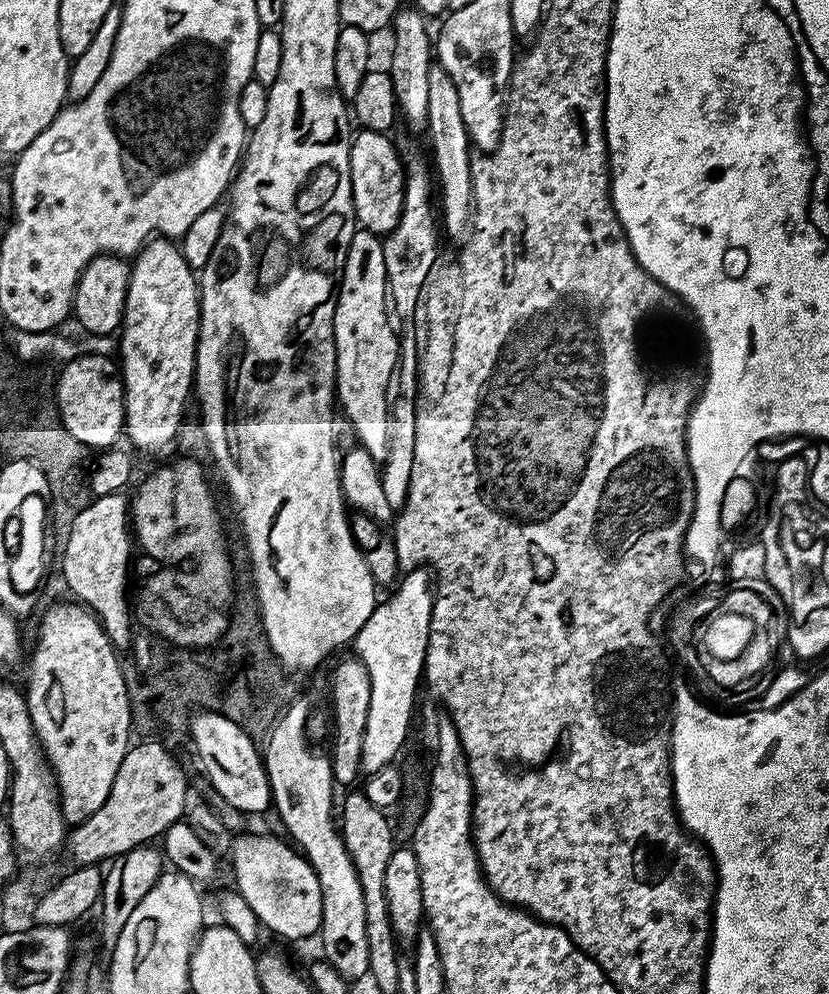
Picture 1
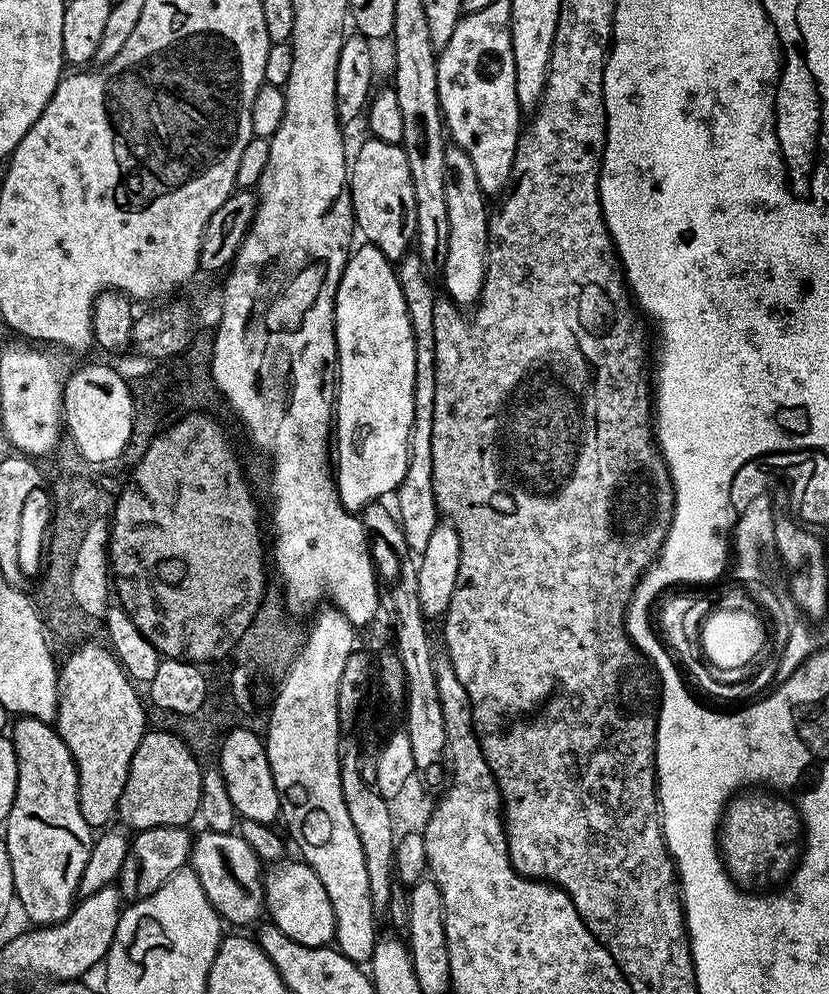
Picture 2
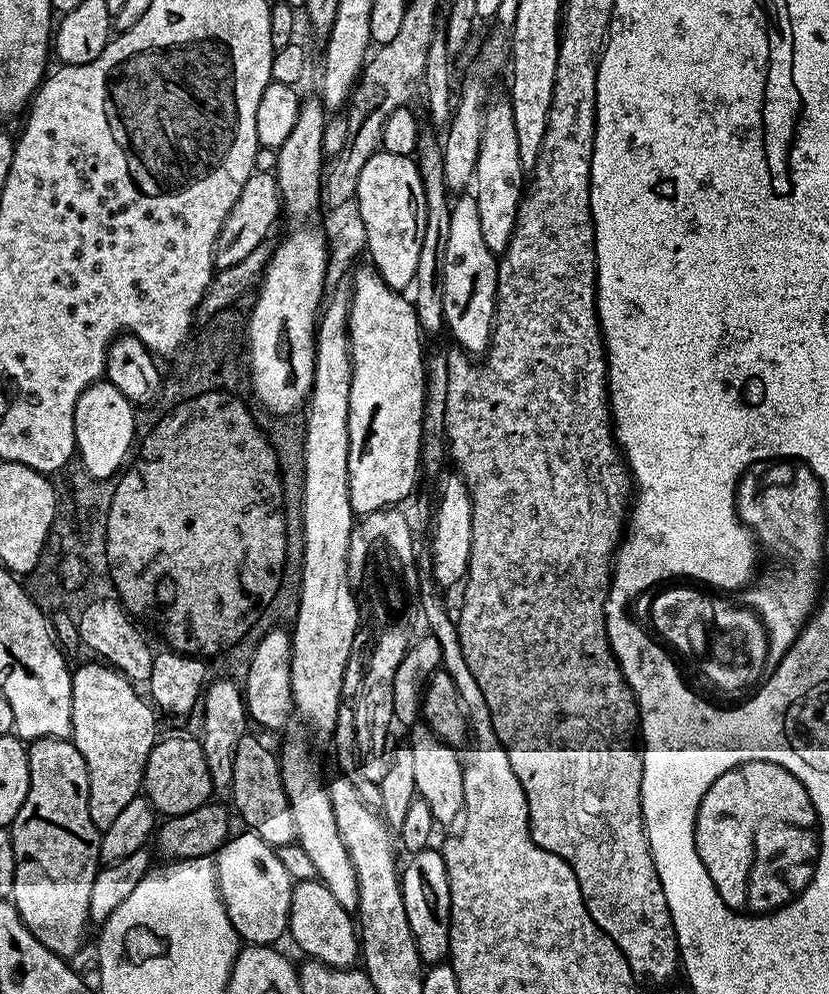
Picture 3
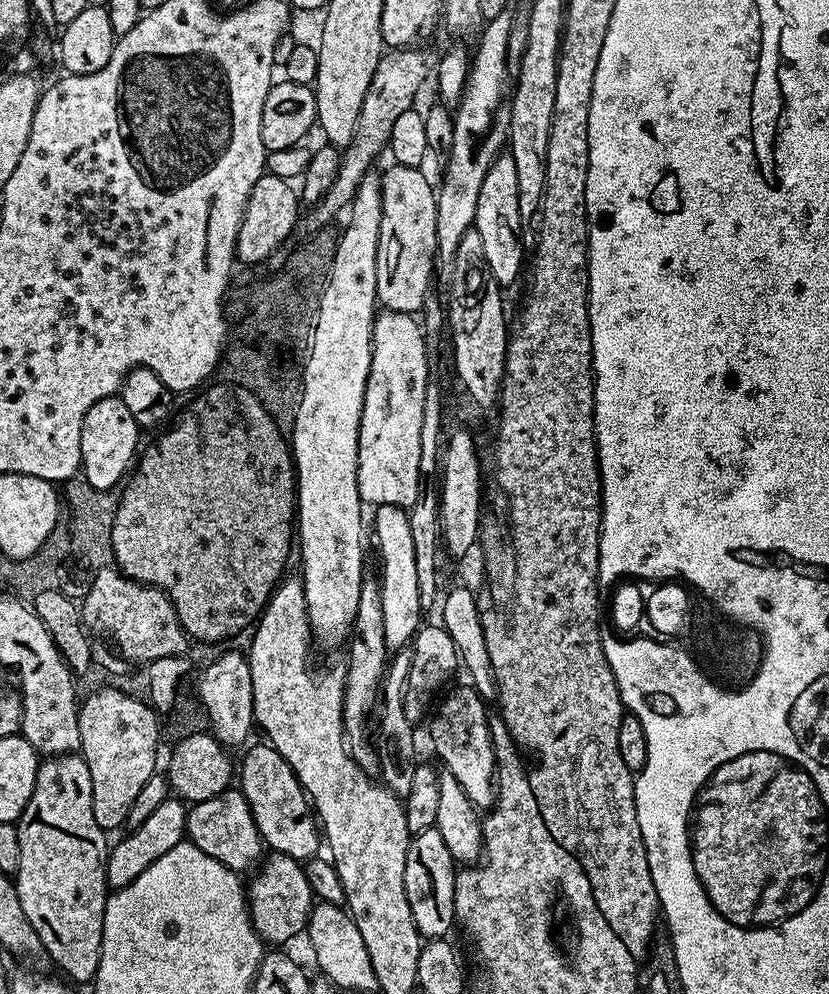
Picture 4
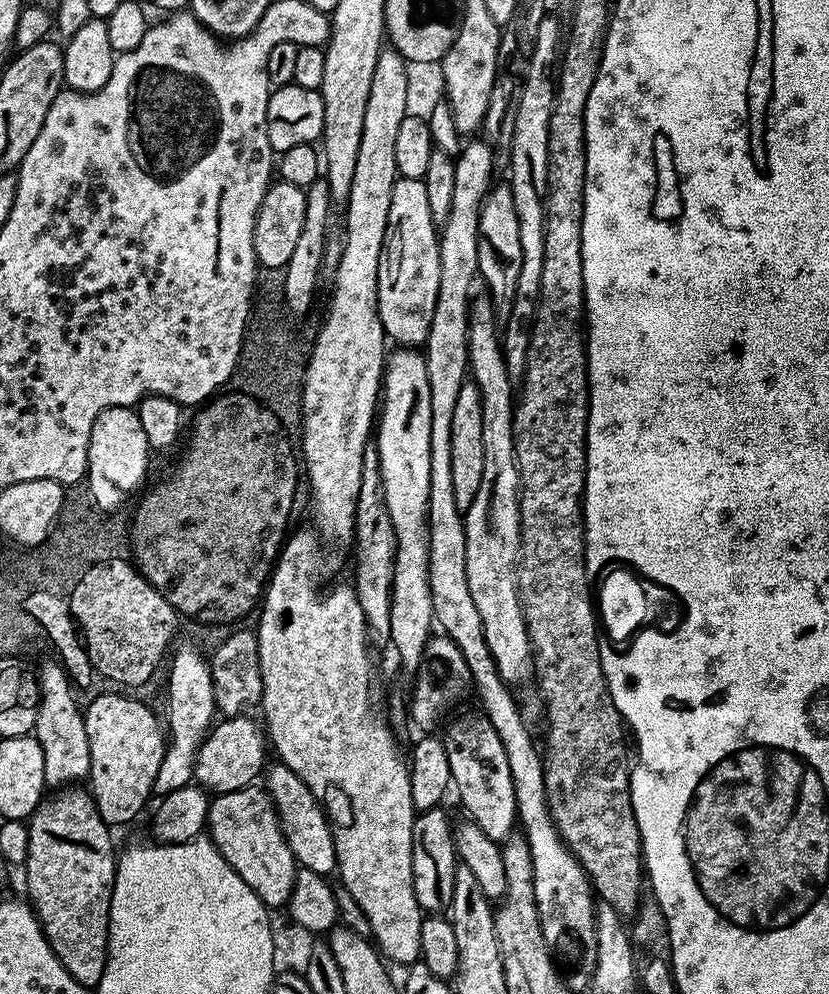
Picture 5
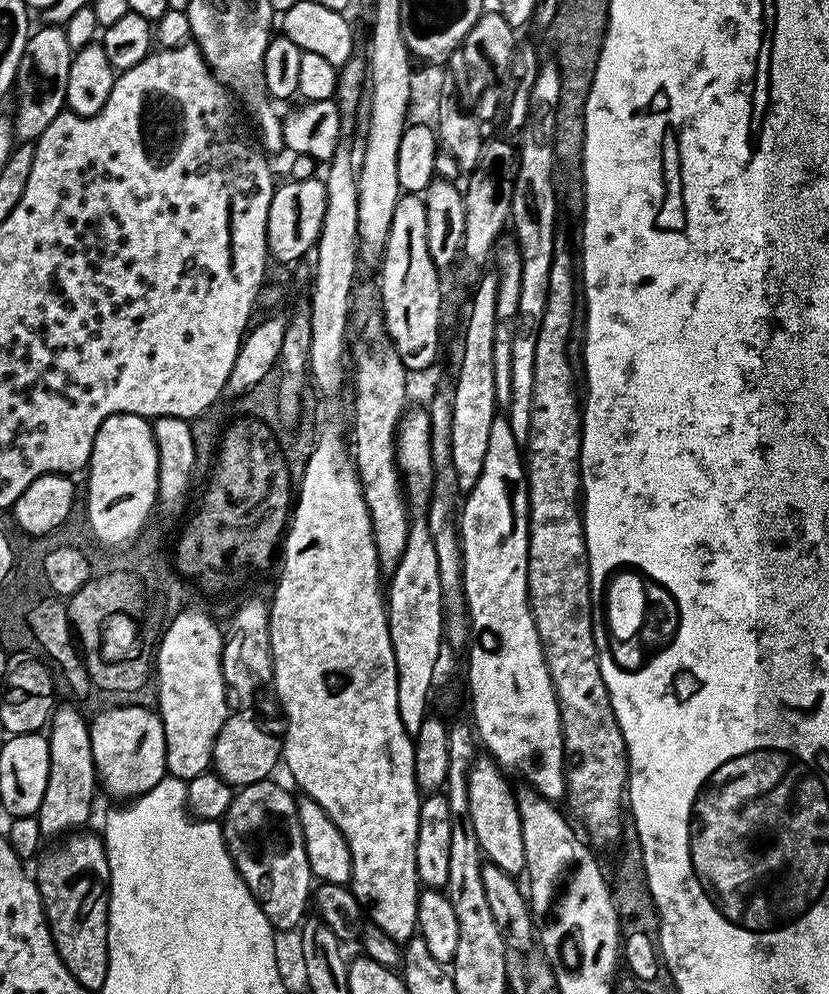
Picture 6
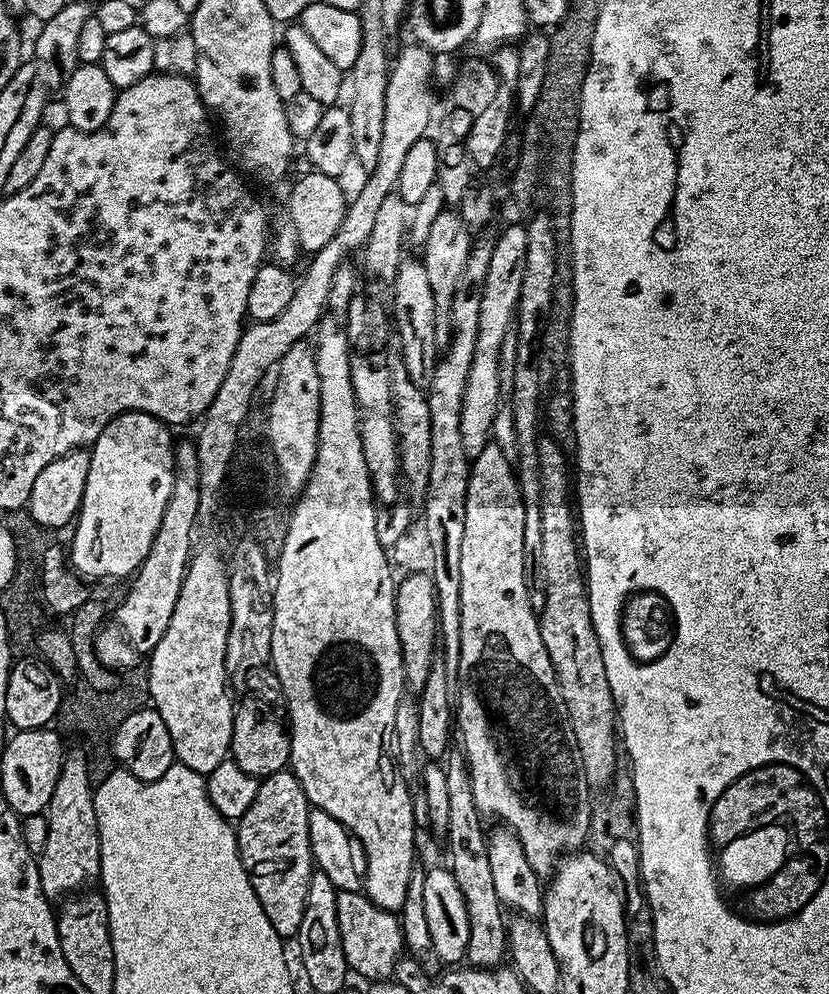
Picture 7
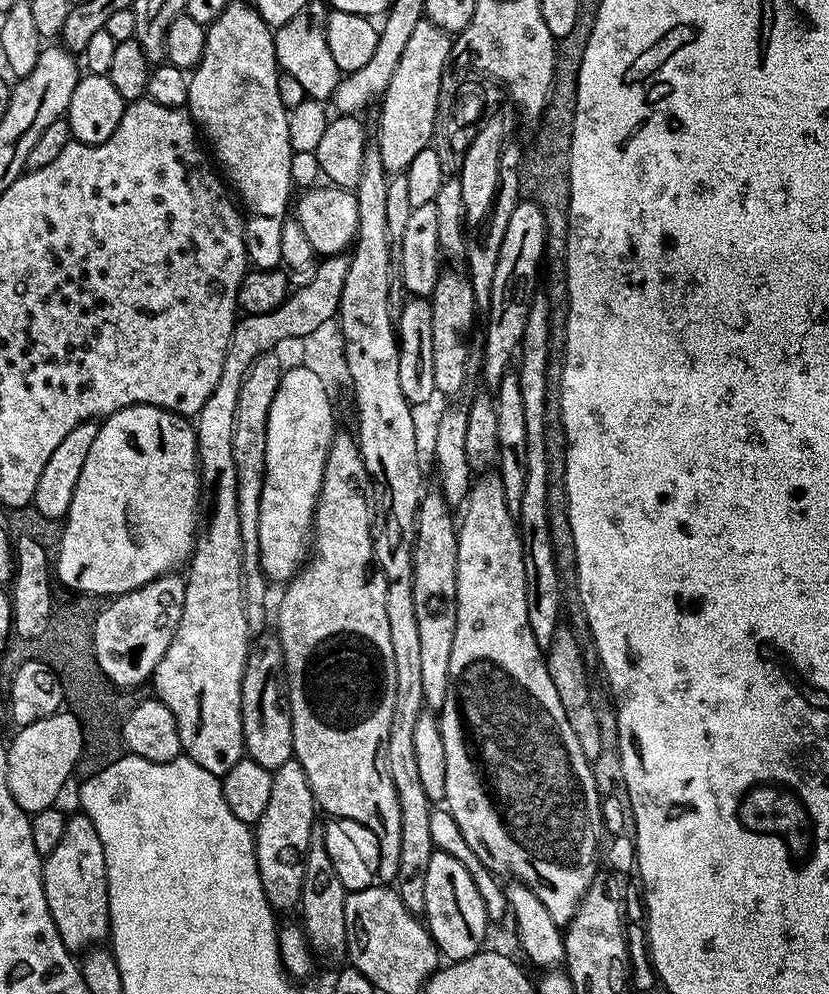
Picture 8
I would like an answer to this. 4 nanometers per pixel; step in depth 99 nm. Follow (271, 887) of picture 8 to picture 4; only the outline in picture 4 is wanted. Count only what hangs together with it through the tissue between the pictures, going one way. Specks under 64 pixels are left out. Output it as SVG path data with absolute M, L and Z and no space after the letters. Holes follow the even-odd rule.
M229 790L221 796L206 798L191 805L188 810L186 836L190 843L202 850L202 854L218 858L218 862L222 862L237 874L244 874L247 868L255 869L266 852L264 839L261 838L258 826L254 822L254 814L246 802L244 793L239 790Z

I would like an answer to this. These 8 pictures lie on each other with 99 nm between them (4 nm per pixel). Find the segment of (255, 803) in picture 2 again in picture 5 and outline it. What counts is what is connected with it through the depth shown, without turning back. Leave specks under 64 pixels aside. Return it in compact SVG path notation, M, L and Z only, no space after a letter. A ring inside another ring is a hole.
M279 762L267 765L263 780L263 787L276 808L276 816L280 819L280 829L284 832L284 837L297 865L300 868L314 870L323 877L327 877L328 872L335 873L337 871L336 843L332 837L332 826L328 823L324 809L306 786L306 782L302 782L302 778L294 774L294 770L290 770Z

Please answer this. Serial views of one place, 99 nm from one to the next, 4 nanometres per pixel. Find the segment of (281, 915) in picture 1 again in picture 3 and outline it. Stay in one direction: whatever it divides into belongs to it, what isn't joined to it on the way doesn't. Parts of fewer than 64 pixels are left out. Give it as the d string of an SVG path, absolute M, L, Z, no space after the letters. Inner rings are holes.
M298 880L292 885L292 905L288 919L290 940L305 953L305 957L320 960L330 967L351 969L358 960L358 928L349 909L338 903L323 880Z

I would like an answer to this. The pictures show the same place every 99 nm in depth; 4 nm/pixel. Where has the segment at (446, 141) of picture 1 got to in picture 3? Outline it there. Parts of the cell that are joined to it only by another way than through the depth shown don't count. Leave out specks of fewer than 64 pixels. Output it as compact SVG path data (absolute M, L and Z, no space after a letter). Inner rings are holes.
M464 194L457 200L451 205L450 235L446 245L445 289L442 299L444 322L447 331L452 331L453 338L461 344L457 345L465 353L484 354L492 342L496 318L498 256L482 239L482 225L478 219L478 202L475 195Z

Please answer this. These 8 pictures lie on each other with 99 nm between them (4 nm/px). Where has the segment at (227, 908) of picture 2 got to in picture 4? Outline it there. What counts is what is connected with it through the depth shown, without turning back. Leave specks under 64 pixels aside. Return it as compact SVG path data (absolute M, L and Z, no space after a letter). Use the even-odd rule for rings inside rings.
M272 854L263 861L262 867L255 873L257 876L253 878L252 885L247 885L246 899L252 925L260 939L269 945L287 945L308 927L308 919L314 907L314 895L304 867L299 860Z

